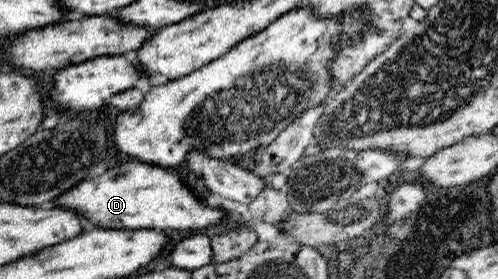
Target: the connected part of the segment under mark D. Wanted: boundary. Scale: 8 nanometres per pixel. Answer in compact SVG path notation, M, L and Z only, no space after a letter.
M138 161L126 162L107 170L105 174L101 174L101 178L81 182L79 186L67 190L55 200L55 206L77 210L77 214L81 214L91 226L111 230L205 230L227 216L223 210L205 208L191 189L183 184L185 181L181 169L166 169Z

